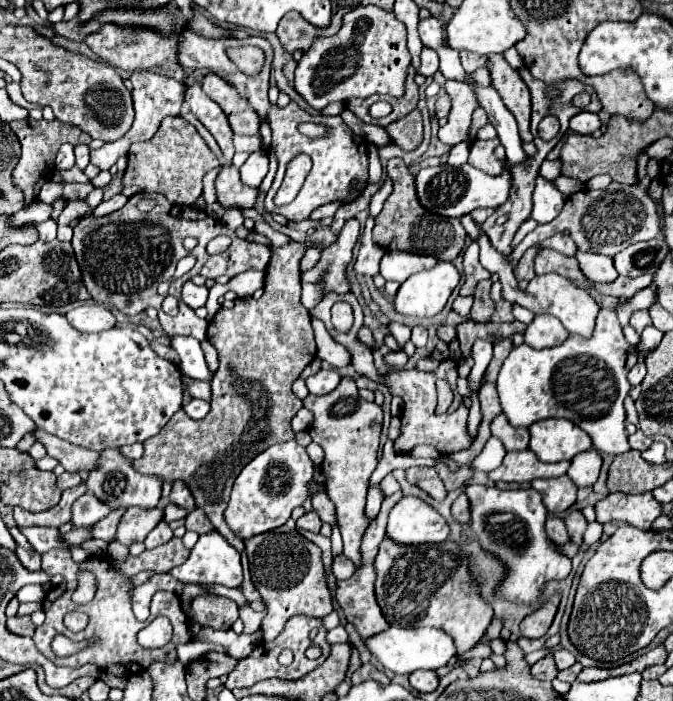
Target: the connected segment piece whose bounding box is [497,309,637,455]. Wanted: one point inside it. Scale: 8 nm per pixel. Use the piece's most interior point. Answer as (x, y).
(584, 380)

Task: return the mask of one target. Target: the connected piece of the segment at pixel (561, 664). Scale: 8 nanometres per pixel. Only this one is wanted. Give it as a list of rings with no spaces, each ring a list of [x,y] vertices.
[[[555,651],[553,659],[555,659],[555,665],[557,665],[559,671],[567,669],[567,667],[571,667],[575,663],[575,657],[569,651]]]

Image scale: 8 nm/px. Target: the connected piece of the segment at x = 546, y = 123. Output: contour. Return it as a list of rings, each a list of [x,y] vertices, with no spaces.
[[[549,115],[549,117],[545,117],[545,119],[539,123],[539,137],[541,137],[541,139],[549,141],[549,139],[553,139],[557,133],[559,133],[559,119],[557,119],[557,117]]]

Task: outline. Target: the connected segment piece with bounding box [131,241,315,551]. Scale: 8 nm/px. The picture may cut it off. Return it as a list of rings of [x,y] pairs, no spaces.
[[[313,243],[273,247],[265,271],[265,293],[259,299],[237,299],[233,309],[219,309],[211,319],[207,339],[219,351],[219,369],[213,385],[221,385],[221,391],[213,391],[209,415],[195,421],[180,409],[161,433],[143,443],[143,457],[131,461],[141,475],[161,477],[163,483],[183,481],[193,493],[195,505],[207,513],[209,521],[217,525],[217,531],[237,551],[243,551],[243,543],[223,521],[233,481],[257,453],[269,445],[293,439],[291,419],[303,407],[303,401],[295,397],[291,383],[315,357],[311,317],[301,305],[299,277],[299,261],[309,245]]]

